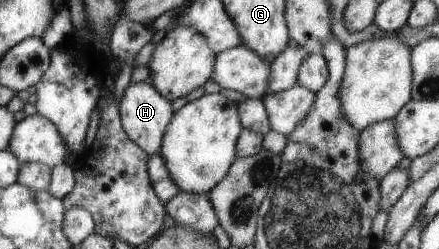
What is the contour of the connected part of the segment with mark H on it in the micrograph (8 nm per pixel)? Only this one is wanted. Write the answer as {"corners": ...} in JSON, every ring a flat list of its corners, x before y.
{"corners":[[142,78,140,81,133,81,127,85,118,108,121,114,122,128,129,139,149,155,159,155,163,135,165,135,167,125,174,115,172,101,165,99,163,95,159,95,159,91,153,87,153,84]]}

